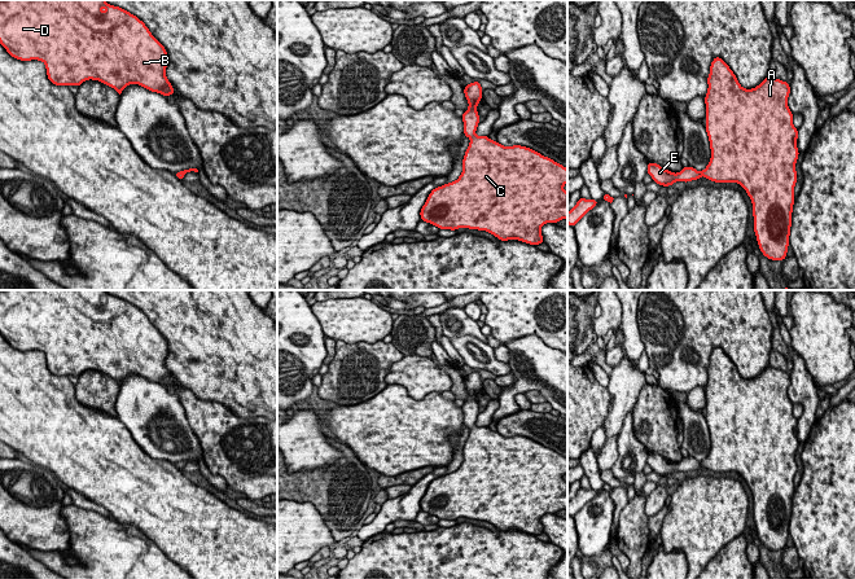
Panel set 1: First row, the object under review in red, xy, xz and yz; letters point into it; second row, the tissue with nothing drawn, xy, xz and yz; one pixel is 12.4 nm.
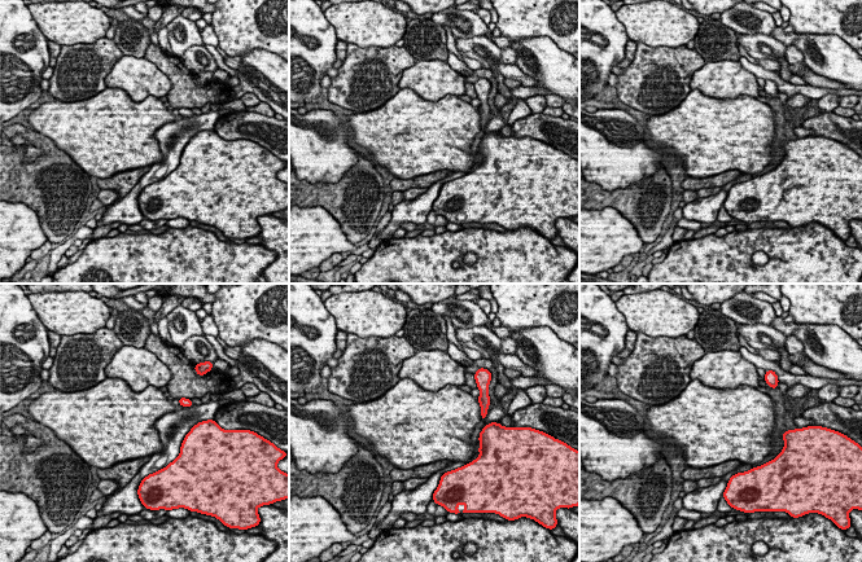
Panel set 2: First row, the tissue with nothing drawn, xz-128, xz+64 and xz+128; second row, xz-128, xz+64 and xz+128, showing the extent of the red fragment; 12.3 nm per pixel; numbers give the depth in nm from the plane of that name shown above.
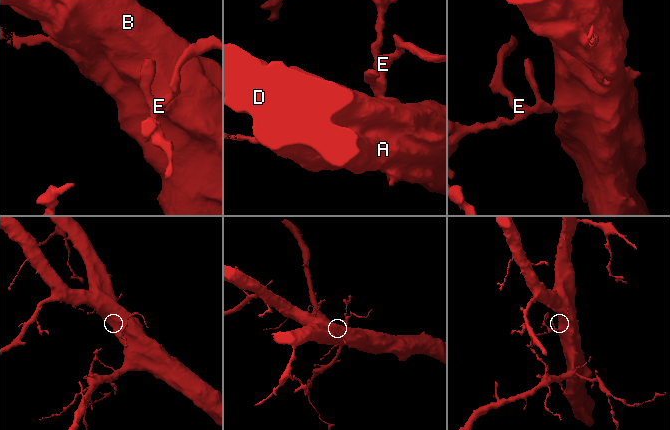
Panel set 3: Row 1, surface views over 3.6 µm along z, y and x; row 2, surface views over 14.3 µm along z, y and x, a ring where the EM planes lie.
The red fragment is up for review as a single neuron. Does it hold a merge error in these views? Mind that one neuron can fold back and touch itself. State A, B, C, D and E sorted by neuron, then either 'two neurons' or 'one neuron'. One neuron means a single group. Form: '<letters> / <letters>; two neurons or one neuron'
A B C D E; one neuron

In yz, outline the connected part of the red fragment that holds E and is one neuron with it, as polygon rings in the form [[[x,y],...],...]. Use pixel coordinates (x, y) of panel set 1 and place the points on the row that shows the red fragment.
[[[715,57],[707,78],[706,132],[710,141],[711,158],[701,172],[683,167],[678,174],[649,162],[646,172],[653,181],[670,187],[676,181],[700,180],[701,176],[714,183],[738,183],[753,203],[754,232],[763,255],[771,260],[786,258],[797,183],[795,163],[798,130],[793,124],[793,113],[788,106],[790,85],[788,82],[767,76],[751,89],[742,88],[729,66]]]

